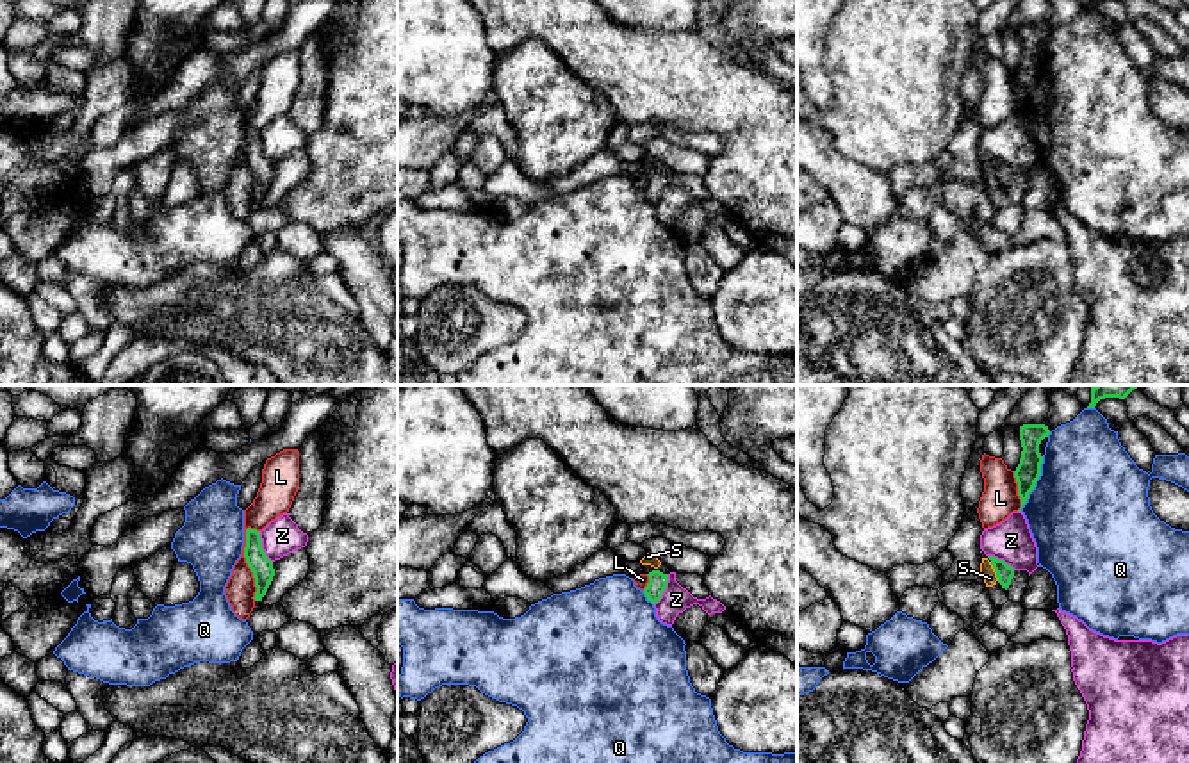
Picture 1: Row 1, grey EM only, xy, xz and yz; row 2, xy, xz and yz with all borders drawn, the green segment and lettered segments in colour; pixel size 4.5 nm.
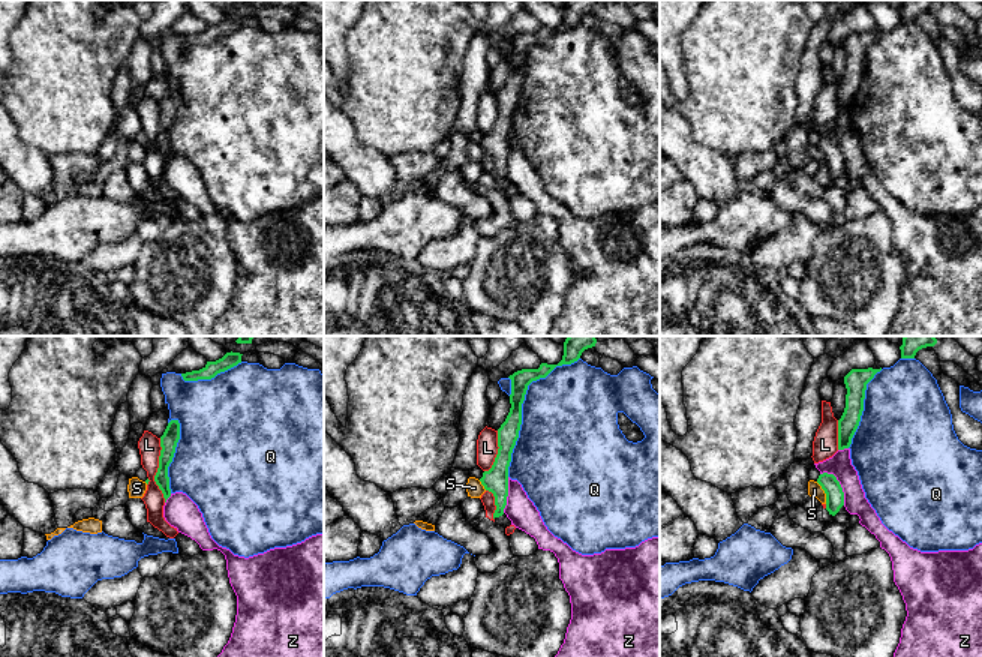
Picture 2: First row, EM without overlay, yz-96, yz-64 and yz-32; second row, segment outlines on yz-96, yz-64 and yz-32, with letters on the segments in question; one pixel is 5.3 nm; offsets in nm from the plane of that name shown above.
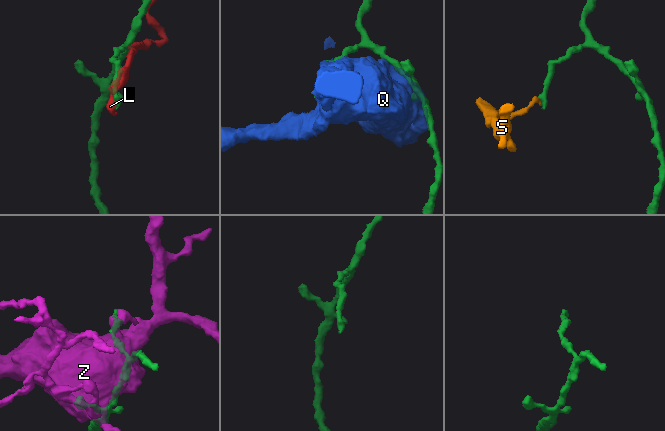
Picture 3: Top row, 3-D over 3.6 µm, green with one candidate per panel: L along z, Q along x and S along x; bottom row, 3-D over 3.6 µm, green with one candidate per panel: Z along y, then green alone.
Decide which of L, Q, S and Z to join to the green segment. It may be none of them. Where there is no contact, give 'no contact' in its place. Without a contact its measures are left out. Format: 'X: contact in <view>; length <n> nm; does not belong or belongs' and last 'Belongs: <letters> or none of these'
L: contact in xy; length 340 nm; does not belong
Q: contact in yz; length 260 nm; does not belong
S: contact in yz; length 100 nm; does not belong
Z: contact in xy; length 160 nm; does not belong
Belongs: none of these

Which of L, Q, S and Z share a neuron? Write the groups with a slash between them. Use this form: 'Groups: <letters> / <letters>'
Groups: L / Q / S / Z

